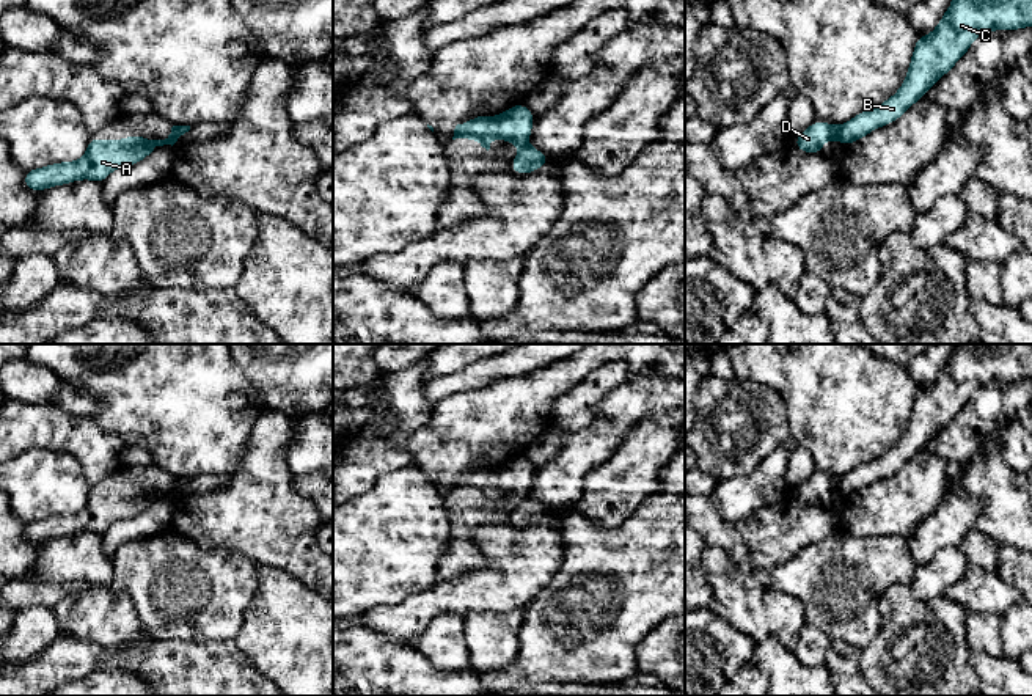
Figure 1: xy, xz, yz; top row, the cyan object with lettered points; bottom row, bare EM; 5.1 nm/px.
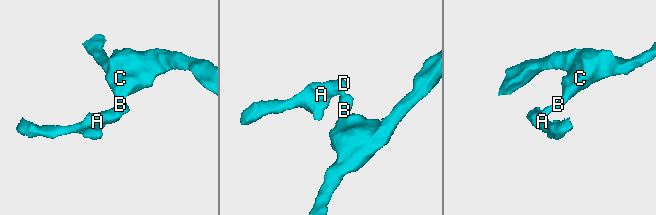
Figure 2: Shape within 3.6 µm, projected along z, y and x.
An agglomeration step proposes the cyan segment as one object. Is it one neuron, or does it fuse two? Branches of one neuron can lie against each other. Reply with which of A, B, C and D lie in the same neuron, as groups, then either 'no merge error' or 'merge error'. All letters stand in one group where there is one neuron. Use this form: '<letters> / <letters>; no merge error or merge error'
A D / B C; merge error

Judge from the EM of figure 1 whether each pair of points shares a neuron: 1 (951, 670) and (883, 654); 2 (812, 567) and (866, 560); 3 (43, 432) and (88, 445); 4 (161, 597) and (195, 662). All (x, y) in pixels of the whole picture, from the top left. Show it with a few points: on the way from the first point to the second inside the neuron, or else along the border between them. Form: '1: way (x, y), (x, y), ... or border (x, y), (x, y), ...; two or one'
1: way (933, 662), (900, 662); one
2: way (827, 571), (853, 571); one
3: way (54, 435), (77, 435); one
4: border (154, 638), (222, 641); two

